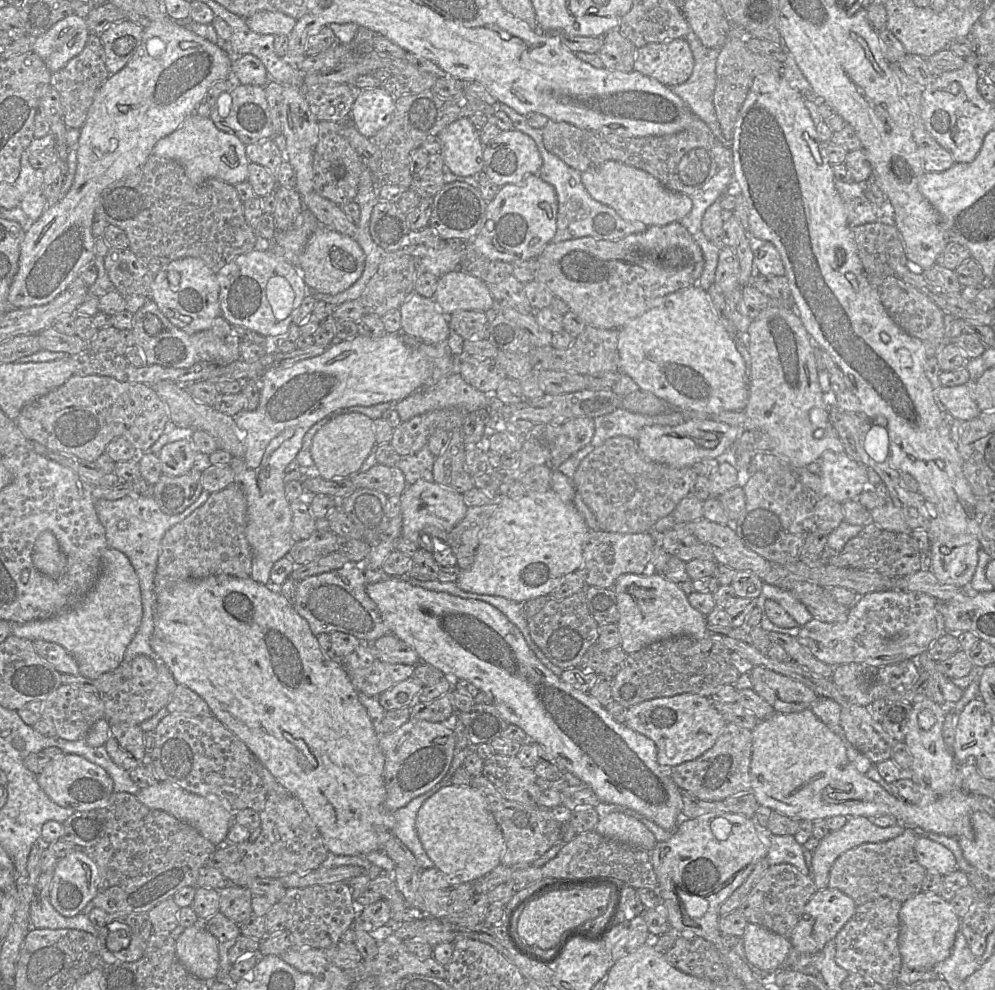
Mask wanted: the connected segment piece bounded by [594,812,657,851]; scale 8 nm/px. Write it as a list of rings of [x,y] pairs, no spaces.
[[[612,812],[601,817],[594,831],[604,837],[633,845],[646,851],[653,850],[657,844],[655,836],[642,821],[620,812]]]

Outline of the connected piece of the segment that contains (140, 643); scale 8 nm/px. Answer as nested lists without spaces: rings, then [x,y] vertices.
[[[203,490],[197,500],[182,513],[169,515],[164,513],[149,494],[139,496],[124,496],[117,500],[95,500],[97,516],[104,527],[107,545],[124,553],[133,566],[140,584],[143,615],[141,623],[126,648],[123,663],[129,663],[136,656],[154,656],[150,645],[150,638],[155,625],[156,593],[154,591],[154,577],[161,549],[161,541],[165,533],[177,523],[182,522],[194,510],[203,505],[211,493]]]

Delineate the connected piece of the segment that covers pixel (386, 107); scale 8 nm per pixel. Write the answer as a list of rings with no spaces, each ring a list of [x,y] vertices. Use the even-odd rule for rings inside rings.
[[[383,86],[361,89],[353,103],[350,119],[357,130],[373,138],[392,120],[395,111],[395,97]]]

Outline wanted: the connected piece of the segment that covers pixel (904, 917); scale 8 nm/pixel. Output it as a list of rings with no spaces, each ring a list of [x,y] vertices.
[[[921,891],[902,903],[899,920],[898,944],[904,966],[911,970],[928,970],[949,957],[961,922],[950,901],[939,894]]]

